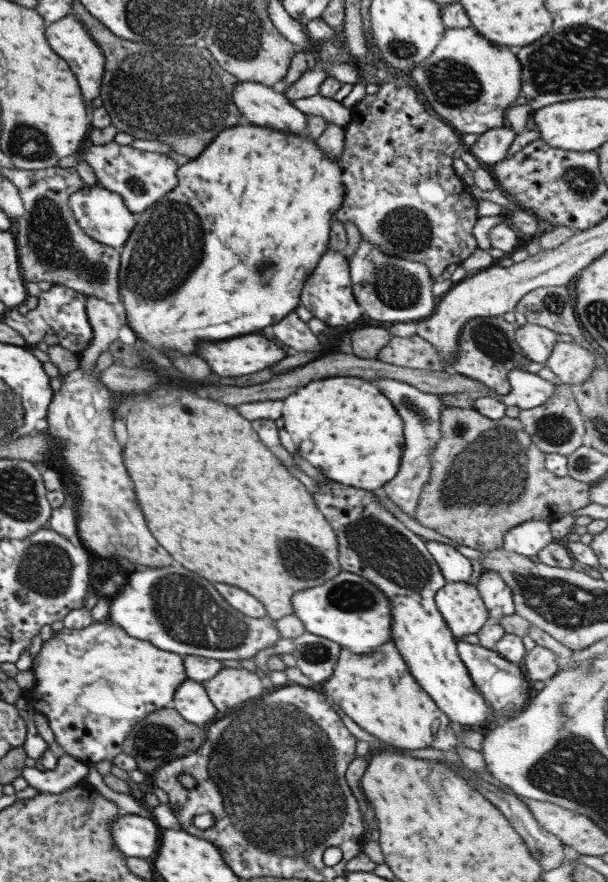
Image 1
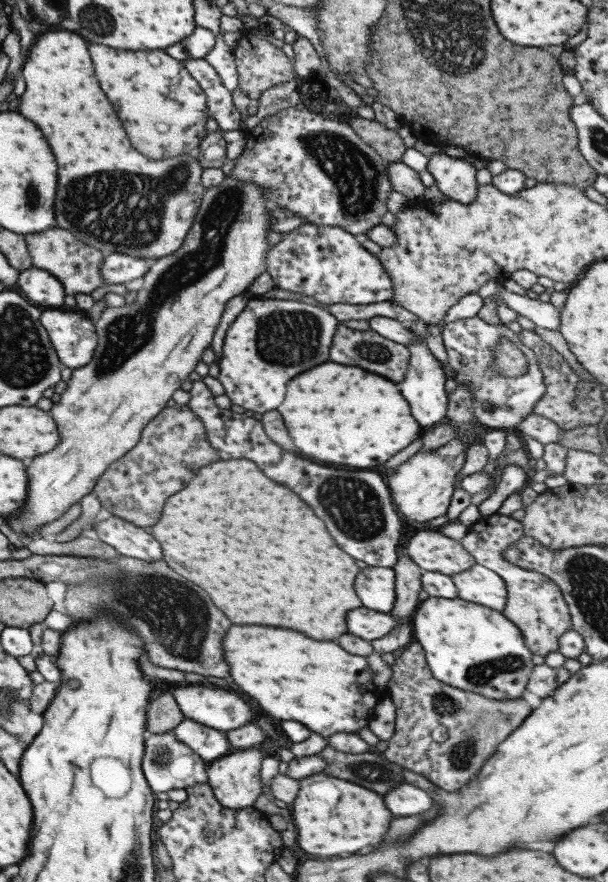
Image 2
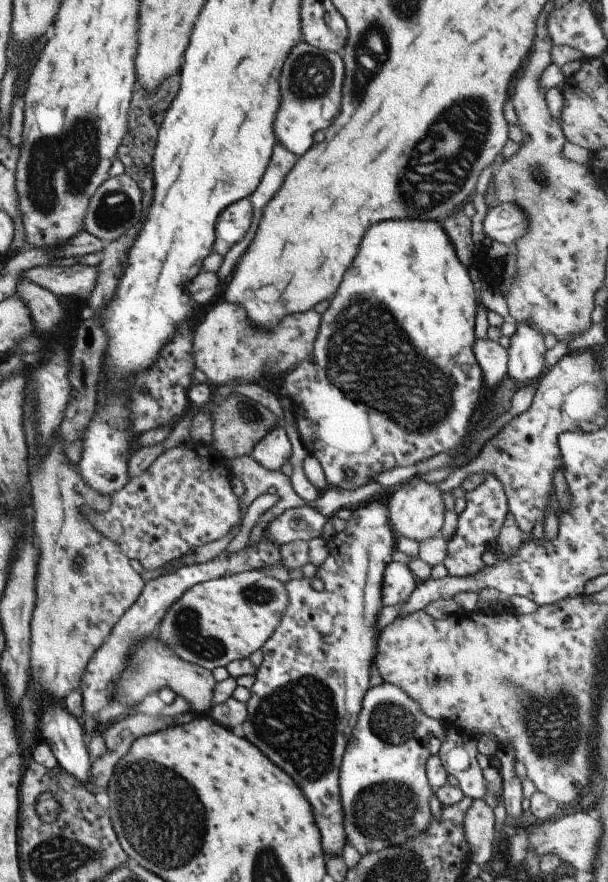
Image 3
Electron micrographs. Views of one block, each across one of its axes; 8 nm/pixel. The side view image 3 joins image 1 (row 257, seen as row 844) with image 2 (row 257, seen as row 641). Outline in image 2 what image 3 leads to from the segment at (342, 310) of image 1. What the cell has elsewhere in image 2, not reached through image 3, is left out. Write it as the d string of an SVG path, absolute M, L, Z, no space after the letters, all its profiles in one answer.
M308 222L282 233L279 242L265 252L265 271L276 288L313 296L321 304L365 305L393 296L391 279L379 259L339 227Z

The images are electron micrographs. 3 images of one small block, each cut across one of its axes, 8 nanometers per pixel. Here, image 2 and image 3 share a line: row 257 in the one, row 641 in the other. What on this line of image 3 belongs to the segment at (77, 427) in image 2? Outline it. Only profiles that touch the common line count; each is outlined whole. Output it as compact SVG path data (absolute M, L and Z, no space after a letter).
M261 569L225 575L194 584L184 590L183 594L167 608L154 637L161 640L167 648L171 648L183 662L211 671L217 666L225 666L228 662L247 659L252 652L261 649L275 630L285 606L287 606L285 585L271 576L265 576Z

